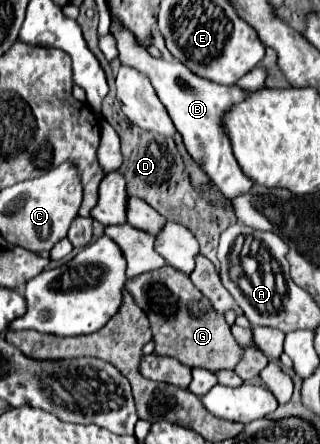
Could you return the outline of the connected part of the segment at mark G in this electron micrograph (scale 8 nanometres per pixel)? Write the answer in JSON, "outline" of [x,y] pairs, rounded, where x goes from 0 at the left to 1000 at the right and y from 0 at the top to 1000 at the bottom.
{"outline":[[[519,595],[500,608],[406,626],[394,635],[394,653],[469,721],[475,766],[488,775],[481,793],[494,802],[556,806],[556,815],[588,829],[638,829],[656,838],[731,829],[738,811],[750,811],[750,779],[725,761],[719,734],[694,707],[663,698],[663,685],[650,685],[650,671],[638,671],[625,653],[613,712],[613,644],[600,644],[588,617]]]}

